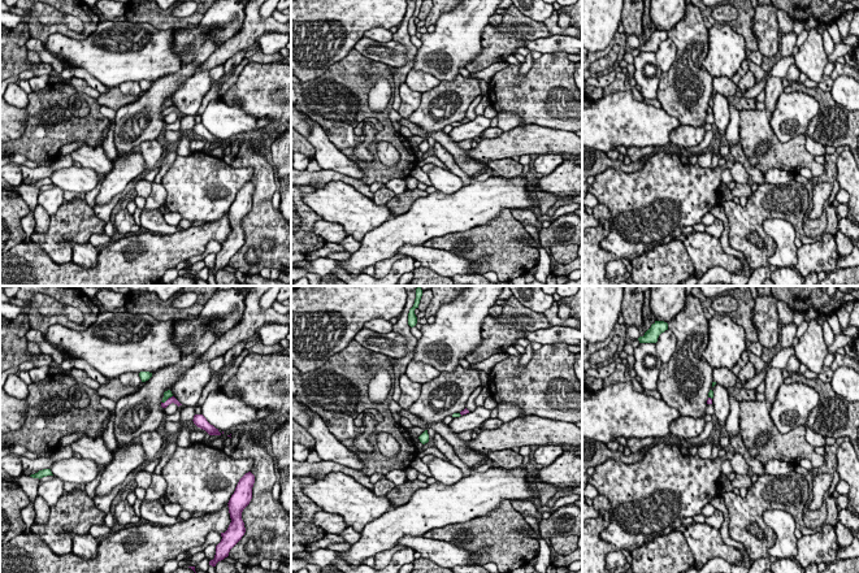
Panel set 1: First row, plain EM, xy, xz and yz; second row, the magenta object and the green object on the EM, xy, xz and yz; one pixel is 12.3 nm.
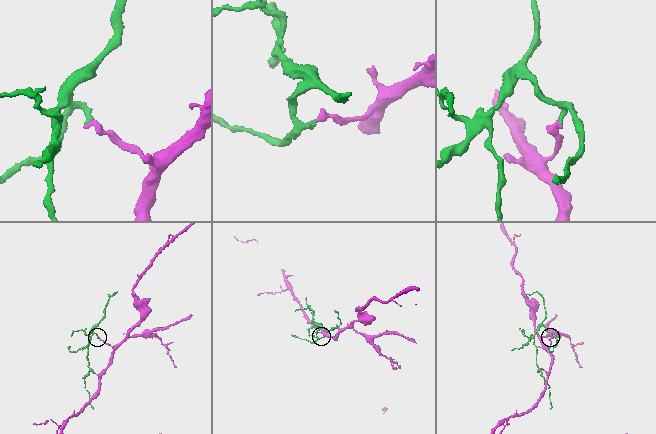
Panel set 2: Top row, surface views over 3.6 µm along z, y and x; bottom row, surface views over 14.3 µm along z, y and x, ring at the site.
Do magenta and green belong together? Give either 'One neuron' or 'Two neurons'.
Two neurons

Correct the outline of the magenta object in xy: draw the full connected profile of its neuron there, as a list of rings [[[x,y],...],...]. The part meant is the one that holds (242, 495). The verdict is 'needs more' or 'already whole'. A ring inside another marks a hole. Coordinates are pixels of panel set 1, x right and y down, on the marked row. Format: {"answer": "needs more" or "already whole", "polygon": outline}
{"answer": "already whole", "polygon": [[[248,472],[238,482],[234,494],[229,500],[229,513],[231,522],[225,533],[221,533],[221,542],[216,546],[214,559],[209,561],[209,565],[216,564],[229,556],[230,550],[242,539],[246,533],[244,522],[242,520],[243,509],[250,504],[252,499],[252,487],[255,483],[255,476]]]}

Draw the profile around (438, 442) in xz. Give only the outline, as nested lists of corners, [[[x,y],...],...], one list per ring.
[[[439,434],[434,435],[434,438],[433,438],[433,446],[437,450],[439,450],[451,464],[454,464],[455,466],[457,466],[463,472],[463,474],[465,477],[473,473],[470,470],[470,468],[467,464],[464,464],[459,459],[459,456],[455,453],[454,447],[444,438],[442,438]]]

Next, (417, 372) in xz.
[[[411,360],[407,365],[405,374],[412,382],[424,385],[438,377],[441,372],[431,365]]]

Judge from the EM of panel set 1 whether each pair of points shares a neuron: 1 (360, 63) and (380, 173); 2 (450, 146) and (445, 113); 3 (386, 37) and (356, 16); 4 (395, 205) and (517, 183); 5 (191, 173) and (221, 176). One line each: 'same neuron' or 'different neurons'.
1: same neuron
2: different neurons
3: different neurons
4: different neurons
5: same neuron

